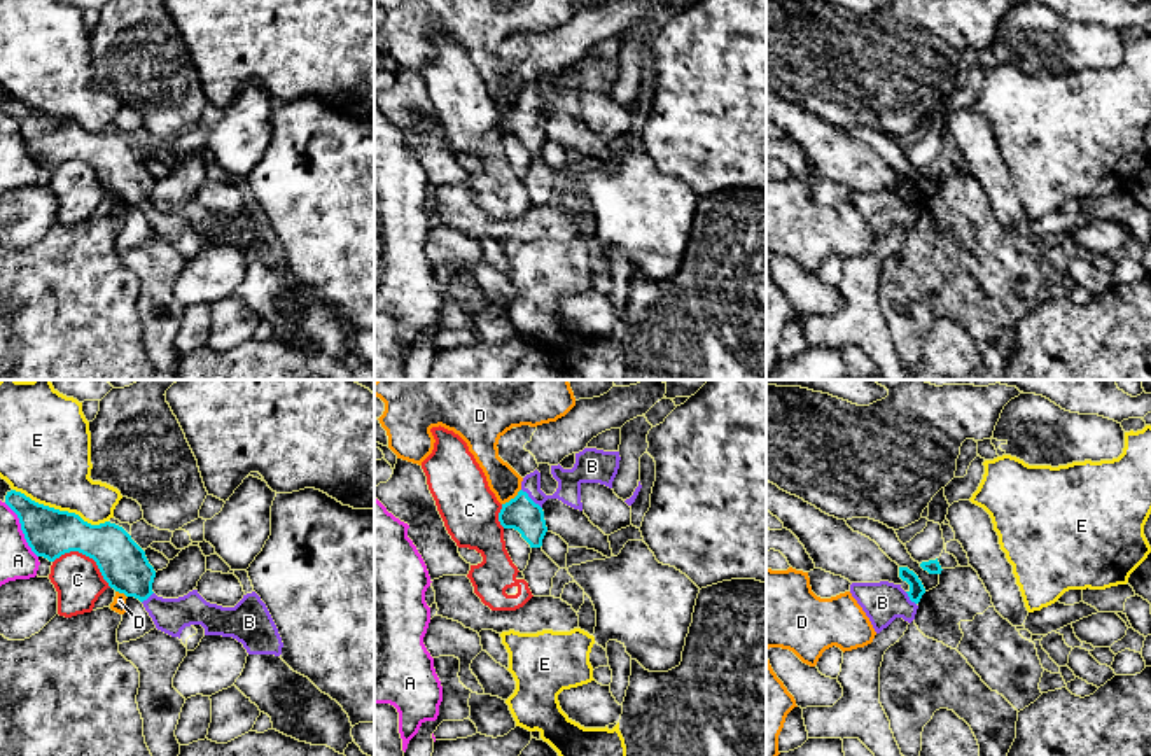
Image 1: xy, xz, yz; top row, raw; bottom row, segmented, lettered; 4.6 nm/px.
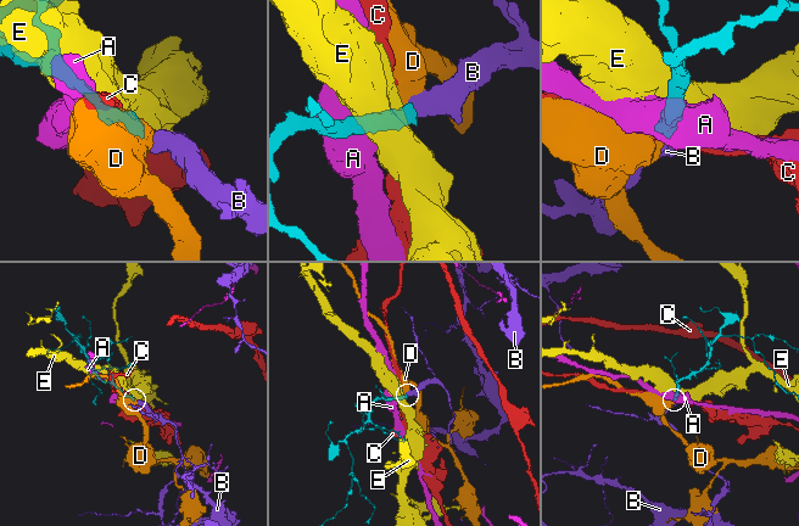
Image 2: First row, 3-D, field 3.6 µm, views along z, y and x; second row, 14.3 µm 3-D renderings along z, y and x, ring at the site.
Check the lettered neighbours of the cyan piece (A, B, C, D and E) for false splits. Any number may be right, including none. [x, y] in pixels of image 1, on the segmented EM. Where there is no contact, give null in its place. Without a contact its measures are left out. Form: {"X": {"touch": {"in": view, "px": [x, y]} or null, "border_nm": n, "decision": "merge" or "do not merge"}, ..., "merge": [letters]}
{"A": {"touch": {"in": "xy", "px": [21, 529]}, "border_nm": 300, "decision": "do not merge"}, "B": {"touch": {"in": "xz", "px": [530, 499]}, "border_nm": 130, "decision": "merge"}, "C": {"touch": {"in": "xy", "px": [86, 555]}, "border_nm": 300, "decision": "do not merge"}, "D": {"touch": {"in": "xz", "px": [511, 499]}, "border_nm": 120, "decision": "do not merge"}, "E": {"touch": {"in": "xy", "px": [58, 510]}, "border_nm": 460, "decision": "do not merge"}, "merge": ["B"]}

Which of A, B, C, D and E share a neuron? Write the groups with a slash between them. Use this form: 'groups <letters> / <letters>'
groups A / B / C / D / E

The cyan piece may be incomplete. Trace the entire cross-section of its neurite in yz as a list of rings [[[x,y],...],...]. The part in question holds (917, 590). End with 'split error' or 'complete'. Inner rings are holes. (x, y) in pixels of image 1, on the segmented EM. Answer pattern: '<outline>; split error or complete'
[[[899,567],[899,578],[910,584],[904,592],[901,584],[889,581],[852,583],[850,593],[869,618],[876,634],[887,628],[896,618],[911,623],[925,588],[918,576],[908,567]]]; split error

